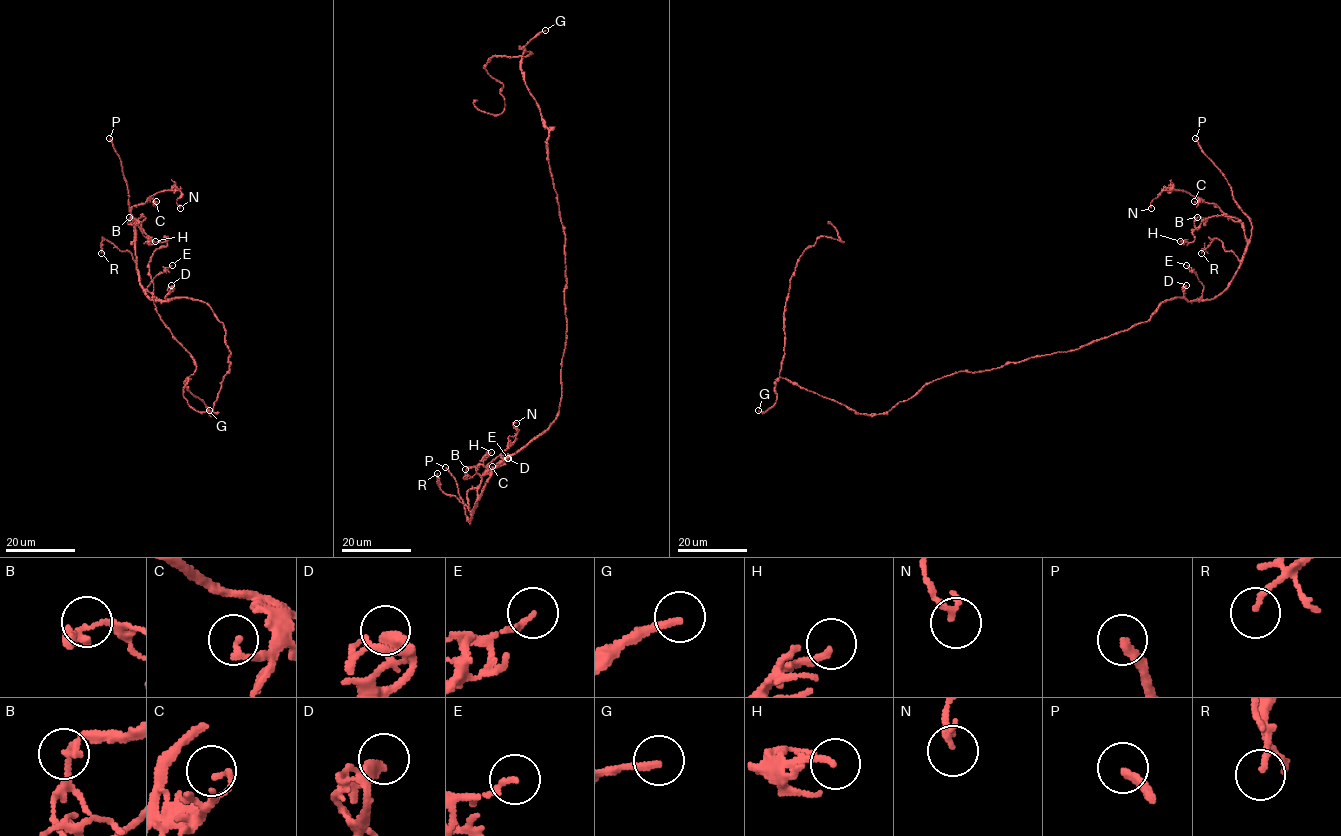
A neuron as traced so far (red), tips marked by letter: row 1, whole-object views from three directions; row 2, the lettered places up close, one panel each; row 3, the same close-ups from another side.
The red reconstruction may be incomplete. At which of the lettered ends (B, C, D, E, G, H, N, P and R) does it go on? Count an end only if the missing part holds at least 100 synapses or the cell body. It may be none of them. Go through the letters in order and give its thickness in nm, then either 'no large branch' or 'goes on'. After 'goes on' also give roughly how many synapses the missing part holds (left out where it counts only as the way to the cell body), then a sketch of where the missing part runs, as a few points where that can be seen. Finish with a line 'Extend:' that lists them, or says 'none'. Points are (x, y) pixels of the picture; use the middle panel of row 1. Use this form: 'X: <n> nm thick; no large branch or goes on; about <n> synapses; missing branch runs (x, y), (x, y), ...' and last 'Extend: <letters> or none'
B: 190 nm thick; no large branch
C: 160 nm thick; no large branch
D: 340 nm thick; no large branch
E: 170 nm thick; no large branch
G: 200 nm thick; goes on; about 180 synapses
H: 200 nm thick; no large branch
N: 200 nm thick; no large branch
P: 280 nm thick; goes on
R: 150 nm thick; no large branch
Extend: G, P

